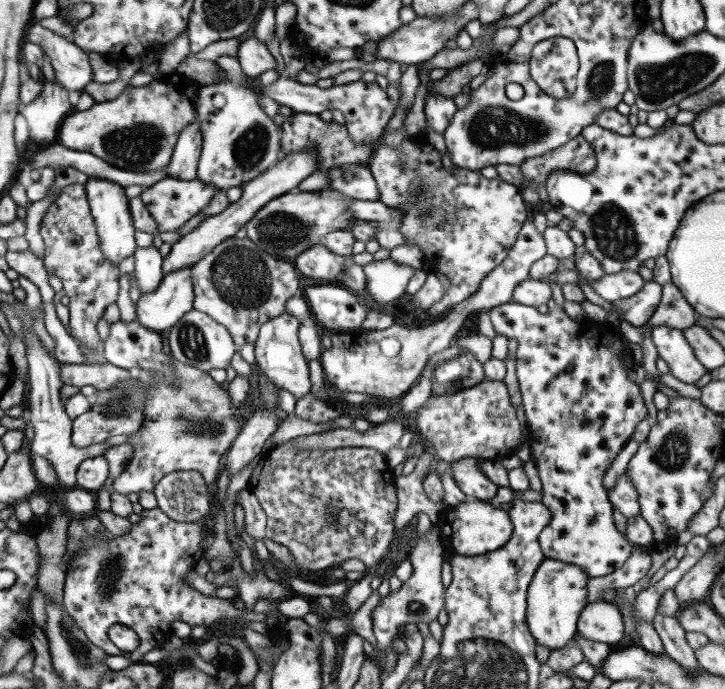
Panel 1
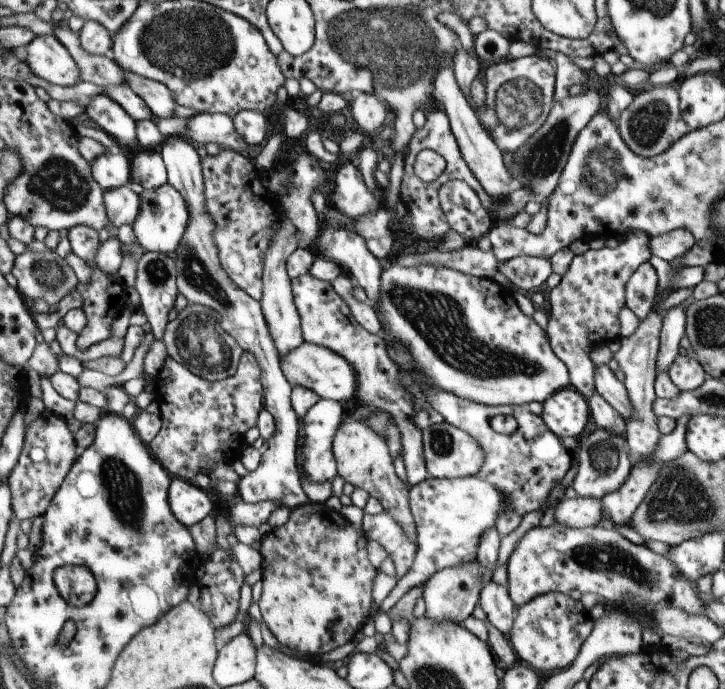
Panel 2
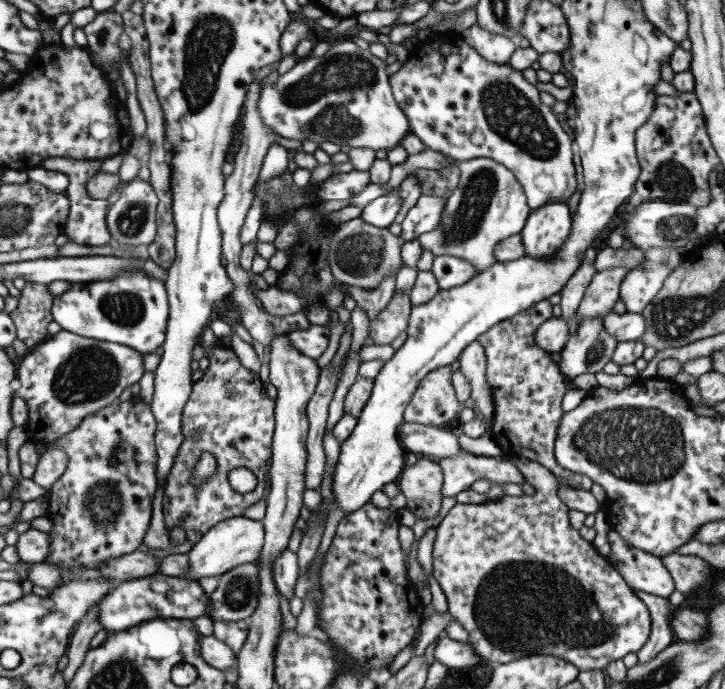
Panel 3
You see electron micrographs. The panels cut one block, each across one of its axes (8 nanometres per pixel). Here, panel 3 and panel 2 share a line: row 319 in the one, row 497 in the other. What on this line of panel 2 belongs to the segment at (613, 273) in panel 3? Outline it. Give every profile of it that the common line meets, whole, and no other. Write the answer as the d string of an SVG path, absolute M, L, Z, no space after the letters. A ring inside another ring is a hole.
M580 495L574 499L561 500L555 506L554 522L568 528L595 527L602 523L602 502Z

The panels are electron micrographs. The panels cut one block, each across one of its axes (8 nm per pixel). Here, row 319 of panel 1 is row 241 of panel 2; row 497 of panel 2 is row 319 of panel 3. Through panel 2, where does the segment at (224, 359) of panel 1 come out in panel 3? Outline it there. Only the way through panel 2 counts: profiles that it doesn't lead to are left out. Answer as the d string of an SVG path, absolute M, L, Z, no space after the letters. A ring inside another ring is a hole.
M250 84L248 86L247 94L245 96L244 114L242 118L243 126L242 133L237 138L237 151L233 154L231 160L234 165L232 174L226 177L224 184L224 196L220 201L217 208L217 221L220 231L222 231L222 256L226 258L226 272L228 272L228 279L233 281L233 290L230 294L231 298L234 298L240 314L240 322L244 325L244 328L248 330L252 338L260 341L265 347L271 344L274 336L280 336L280 334L287 335L295 329L305 329L310 325L308 318L304 311L297 312L293 316L276 316L271 315L264 309L254 292L249 285L249 271L246 271L242 265L240 265L240 257L243 244L240 242L240 229L244 225L244 219L246 219L246 213L250 209L253 201L253 190L256 180L259 180L259 174L263 165L264 157L268 153L270 146L273 143L278 143L288 151L295 152L301 149L302 143L298 140L288 140L285 138L277 138L270 133L270 130L262 124L262 118L258 114L258 97L260 97L260 84Z

